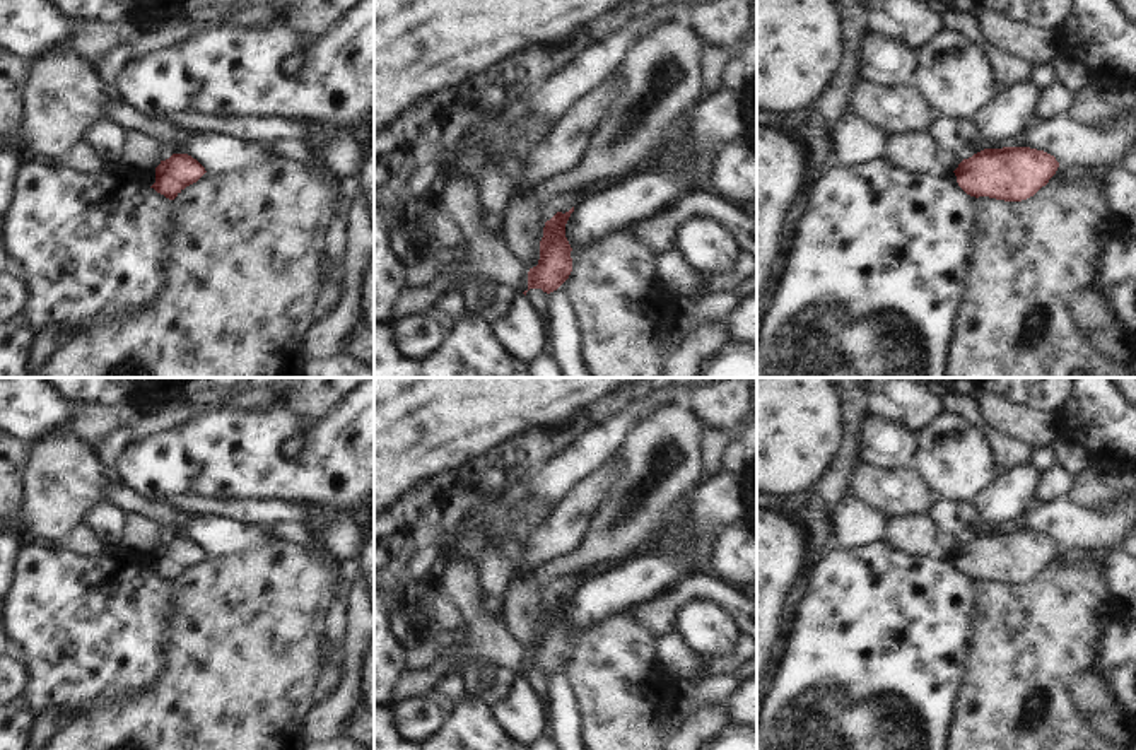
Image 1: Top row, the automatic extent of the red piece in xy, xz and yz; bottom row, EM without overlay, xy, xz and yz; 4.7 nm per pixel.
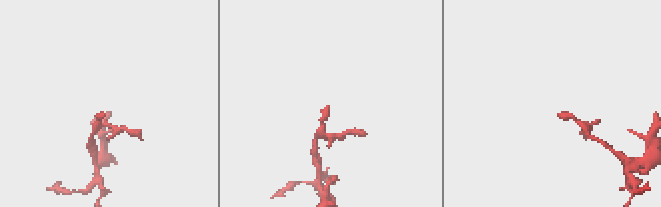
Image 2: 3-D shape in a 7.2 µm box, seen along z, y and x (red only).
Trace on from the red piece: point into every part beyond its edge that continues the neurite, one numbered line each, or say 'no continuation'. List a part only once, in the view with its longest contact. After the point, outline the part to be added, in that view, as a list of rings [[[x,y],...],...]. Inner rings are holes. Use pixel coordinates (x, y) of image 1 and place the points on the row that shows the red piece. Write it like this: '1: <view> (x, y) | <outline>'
no continuation

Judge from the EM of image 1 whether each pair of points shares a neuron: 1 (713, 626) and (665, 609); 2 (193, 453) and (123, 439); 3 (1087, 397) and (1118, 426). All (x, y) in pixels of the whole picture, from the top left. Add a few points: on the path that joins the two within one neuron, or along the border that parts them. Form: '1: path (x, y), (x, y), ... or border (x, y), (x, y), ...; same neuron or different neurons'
1: border (716, 603), (685, 602), (677, 610), (672, 631); different neurons
2: border (132, 439), (113, 465); different neurons
3: path (1094, 404), (1111, 421); same neuron

